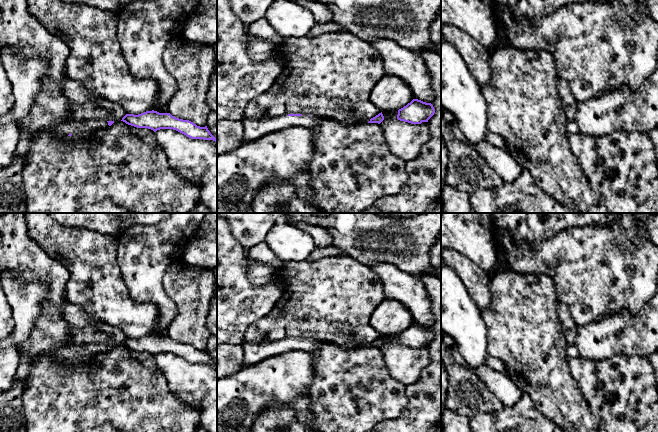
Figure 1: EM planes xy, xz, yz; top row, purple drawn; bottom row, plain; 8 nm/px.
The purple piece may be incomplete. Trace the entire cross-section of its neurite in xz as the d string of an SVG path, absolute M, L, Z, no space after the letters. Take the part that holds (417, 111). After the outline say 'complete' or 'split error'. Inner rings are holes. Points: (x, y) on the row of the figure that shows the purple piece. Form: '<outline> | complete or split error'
M413 99L398 110L397 119L411 124L421 124L422 122L428 122L434 113L435 109L431 103Z | complete

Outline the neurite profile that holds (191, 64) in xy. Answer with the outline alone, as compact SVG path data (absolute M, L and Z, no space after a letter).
M182 35L174 37L163 52L163 63L177 83L177 91L166 105L168 113L197 126L207 126L212 115L206 101L215 66L212 46L193 43Z

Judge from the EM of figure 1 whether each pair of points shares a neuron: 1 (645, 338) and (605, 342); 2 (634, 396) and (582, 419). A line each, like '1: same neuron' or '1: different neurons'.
1: same neuron
2: different neurons

